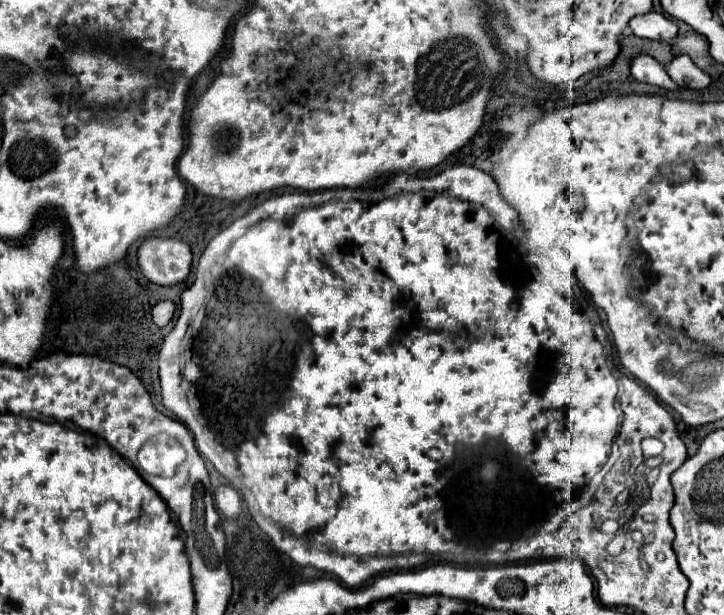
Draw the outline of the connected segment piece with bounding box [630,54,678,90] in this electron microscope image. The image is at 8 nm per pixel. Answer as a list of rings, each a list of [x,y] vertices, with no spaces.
[[[646,54],[636,56],[630,64],[630,70],[632,70],[632,76],[638,82],[654,84],[654,86],[660,86],[660,88],[666,88],[666,90],[678,88],[676,82],[666,74],[666,68],[660,62],[656,62],[652,56],[646,56]]]

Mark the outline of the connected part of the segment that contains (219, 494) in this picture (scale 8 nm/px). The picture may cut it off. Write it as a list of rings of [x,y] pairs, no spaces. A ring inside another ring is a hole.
[[[220,484],[214,490],[214,504],[226,518],[238,518],[240,514],[240,494],[228,484]]]

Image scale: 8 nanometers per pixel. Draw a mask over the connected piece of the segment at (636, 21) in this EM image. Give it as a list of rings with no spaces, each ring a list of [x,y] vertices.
[[[648,12],[630,20],[630,28],[636,36],[648,40],[672,40],[678,34],[678,26],[664,14]]]

